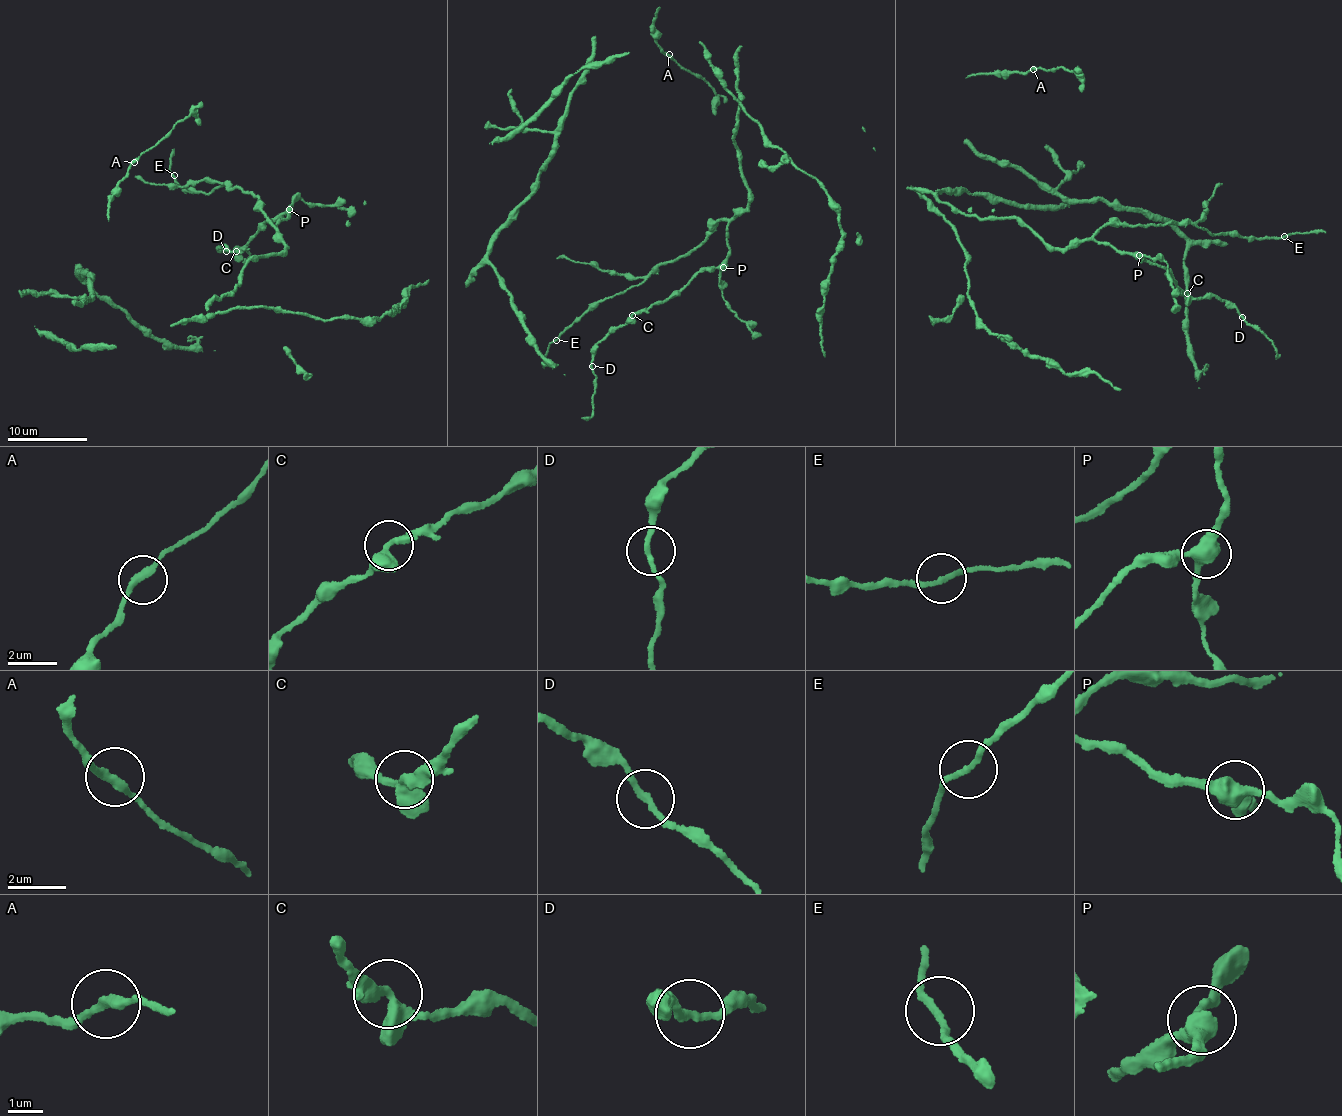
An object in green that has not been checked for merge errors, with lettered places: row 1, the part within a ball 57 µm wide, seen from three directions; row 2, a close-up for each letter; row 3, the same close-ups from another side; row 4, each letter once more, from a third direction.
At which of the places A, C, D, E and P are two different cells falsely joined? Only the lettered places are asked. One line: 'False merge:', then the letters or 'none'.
False merge: none

